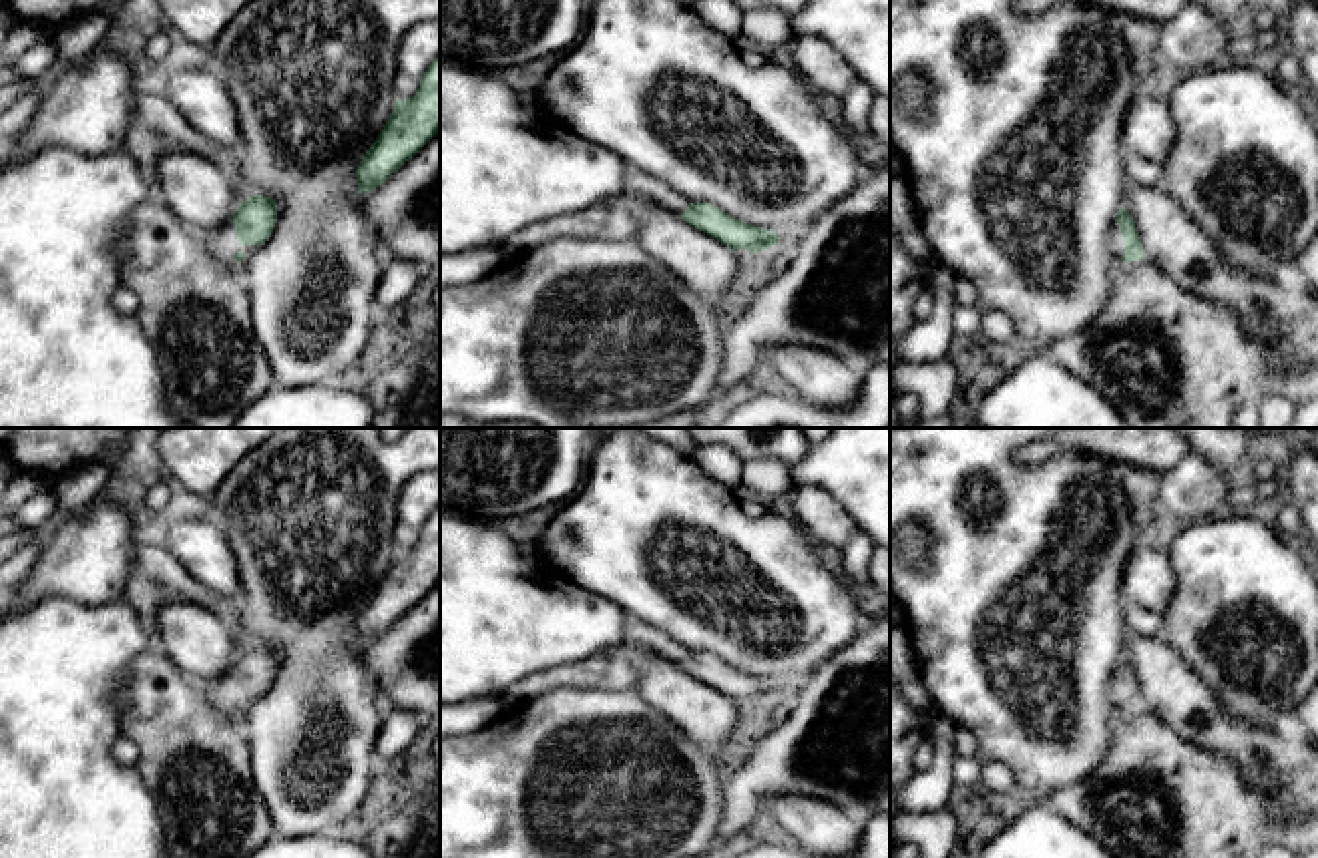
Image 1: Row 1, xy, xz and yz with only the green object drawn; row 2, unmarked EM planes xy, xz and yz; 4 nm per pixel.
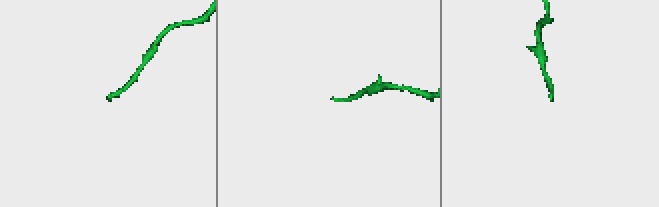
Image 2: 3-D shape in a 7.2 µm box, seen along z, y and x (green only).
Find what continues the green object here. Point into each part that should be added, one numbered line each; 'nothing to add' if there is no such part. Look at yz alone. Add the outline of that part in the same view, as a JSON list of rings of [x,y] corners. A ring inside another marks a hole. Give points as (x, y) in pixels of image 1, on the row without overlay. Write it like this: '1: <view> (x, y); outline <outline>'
1: yz (1116, 690); outline [[[1113,673],[1111,681],[1109,681],[1109,697],[1117,707],[1123,707],[1125,691],[1123,691],[1123,685],[1121,685],[1121,677],[1117,673]]]

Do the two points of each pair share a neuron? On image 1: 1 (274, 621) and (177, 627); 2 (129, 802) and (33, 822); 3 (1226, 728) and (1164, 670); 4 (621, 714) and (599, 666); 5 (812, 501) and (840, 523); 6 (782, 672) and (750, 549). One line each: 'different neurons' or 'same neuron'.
1: different neurons
2: same neuron
3: same neuron
4: different neurons
5: same neuron
6: same neuron

